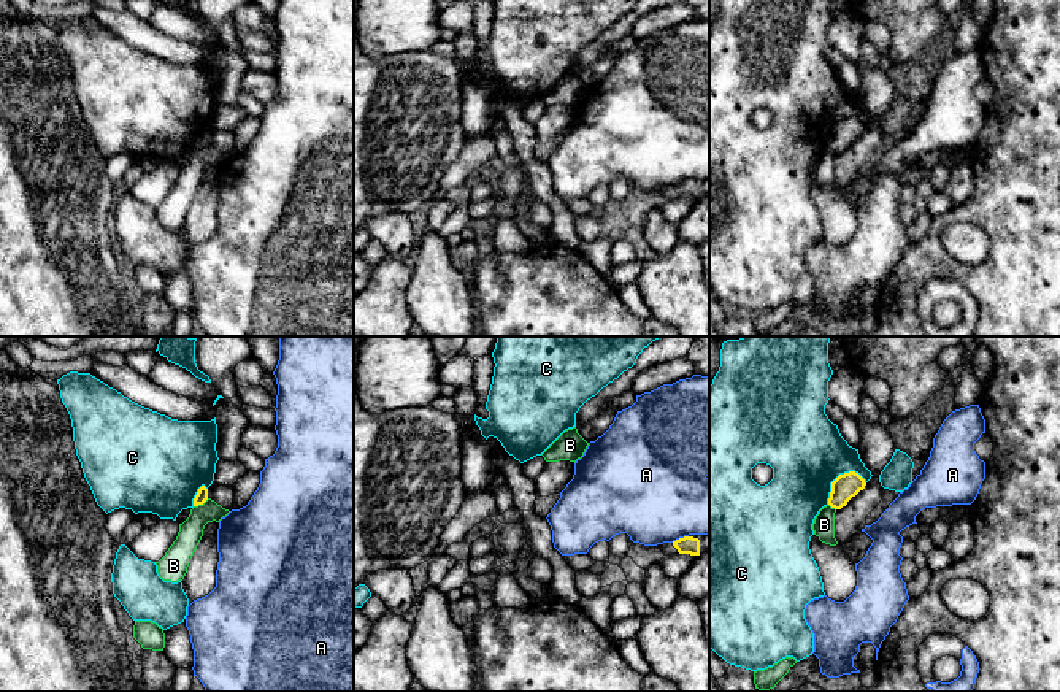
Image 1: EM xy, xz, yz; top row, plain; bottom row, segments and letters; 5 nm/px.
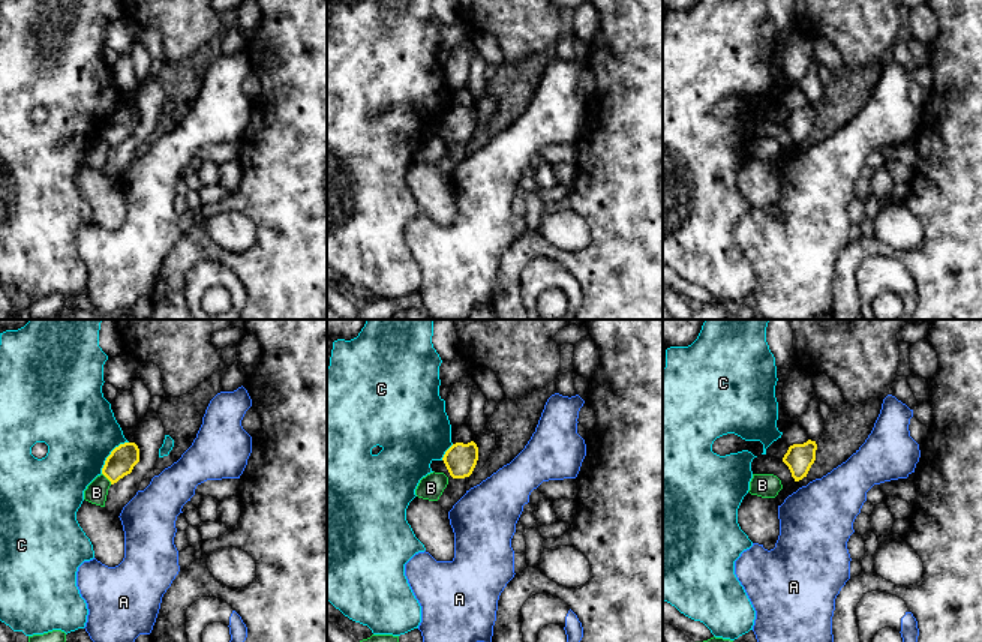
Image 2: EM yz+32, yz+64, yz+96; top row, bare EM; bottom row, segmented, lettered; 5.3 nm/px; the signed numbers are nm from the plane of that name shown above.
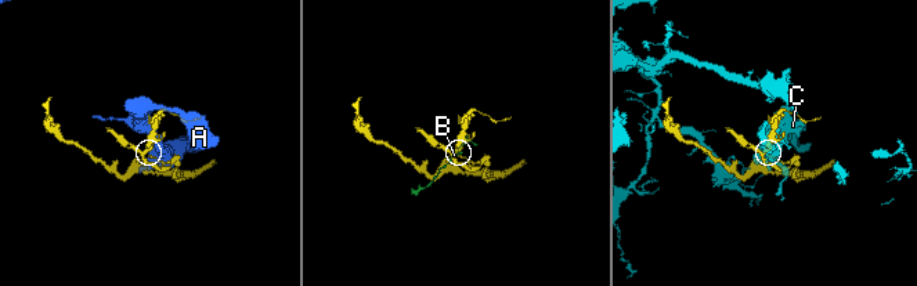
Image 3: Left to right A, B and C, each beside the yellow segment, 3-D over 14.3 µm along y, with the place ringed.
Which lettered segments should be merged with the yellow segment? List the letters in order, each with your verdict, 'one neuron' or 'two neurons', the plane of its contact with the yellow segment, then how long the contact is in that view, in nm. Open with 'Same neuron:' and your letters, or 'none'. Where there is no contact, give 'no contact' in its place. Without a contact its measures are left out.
Same neuron: none
A: two neurons; contact in xz; length 90 nm
B: two neurons; contact in xy; length 90 nm
C: two neurons; contact in yz; length 240 nm

